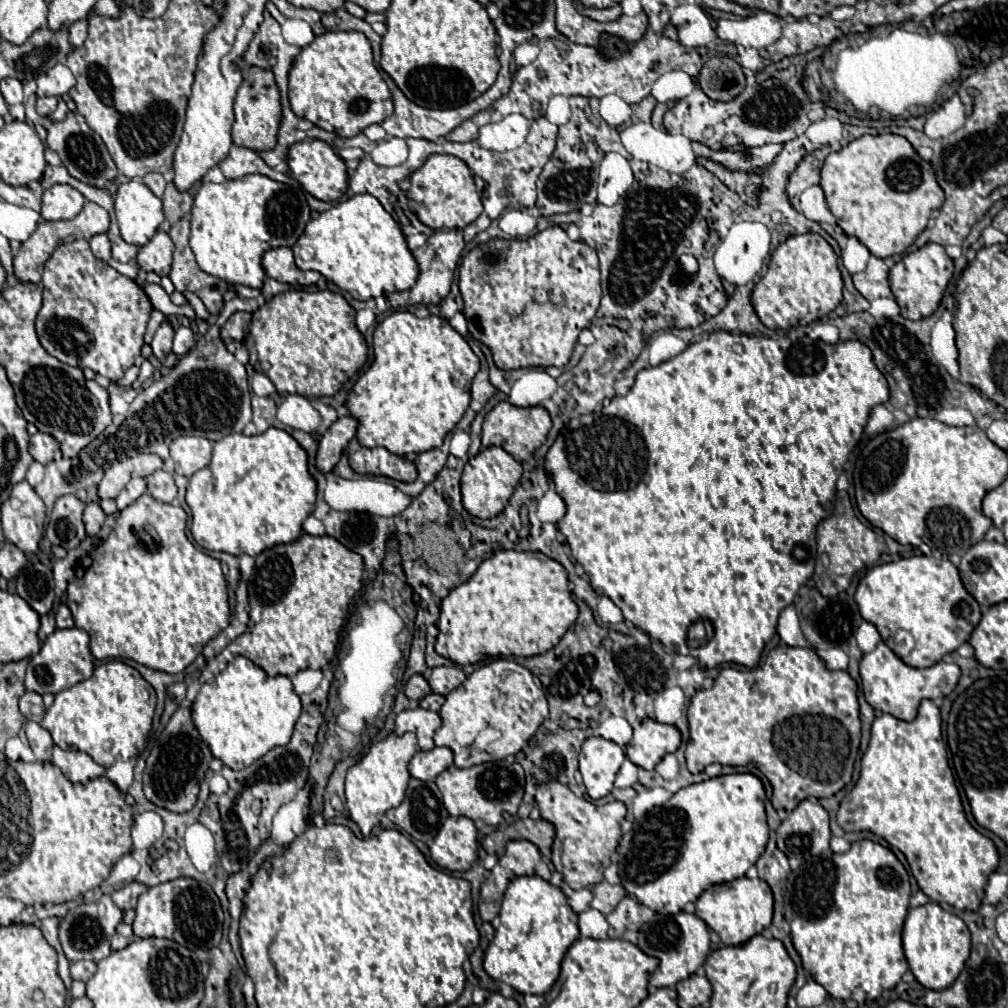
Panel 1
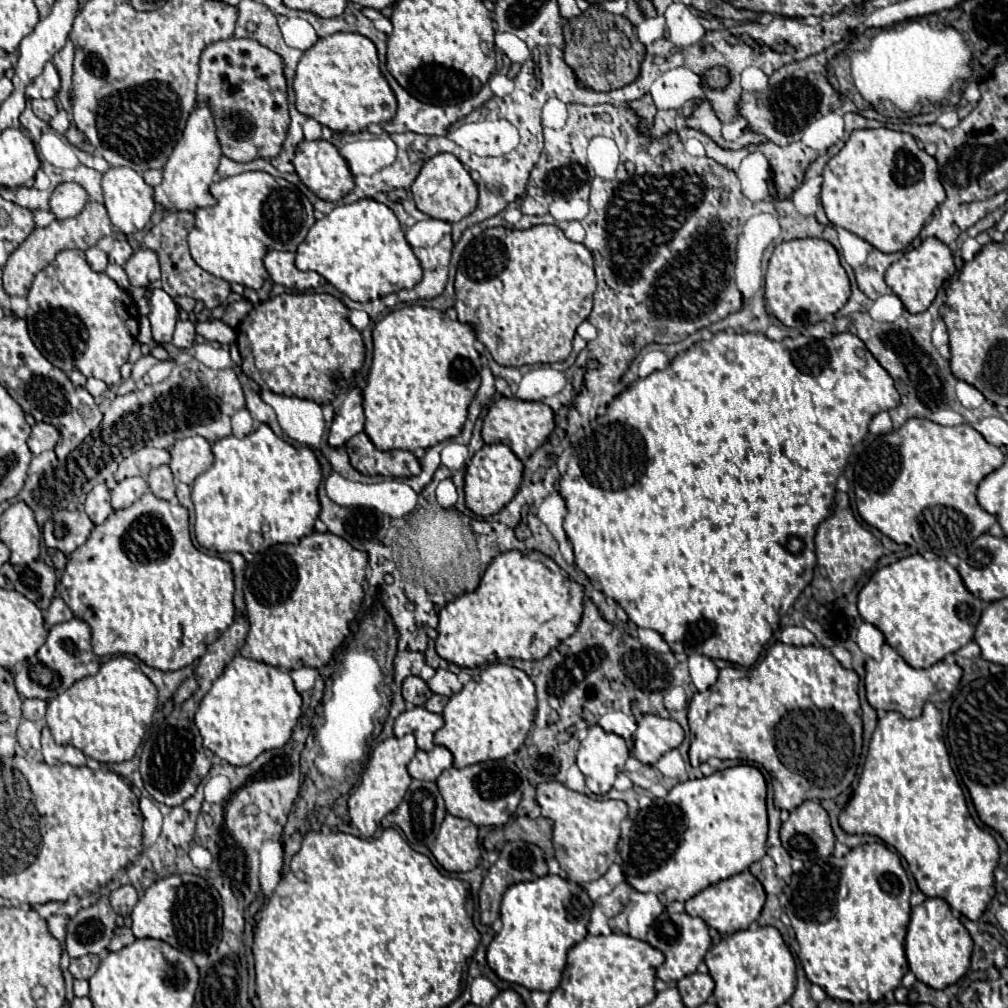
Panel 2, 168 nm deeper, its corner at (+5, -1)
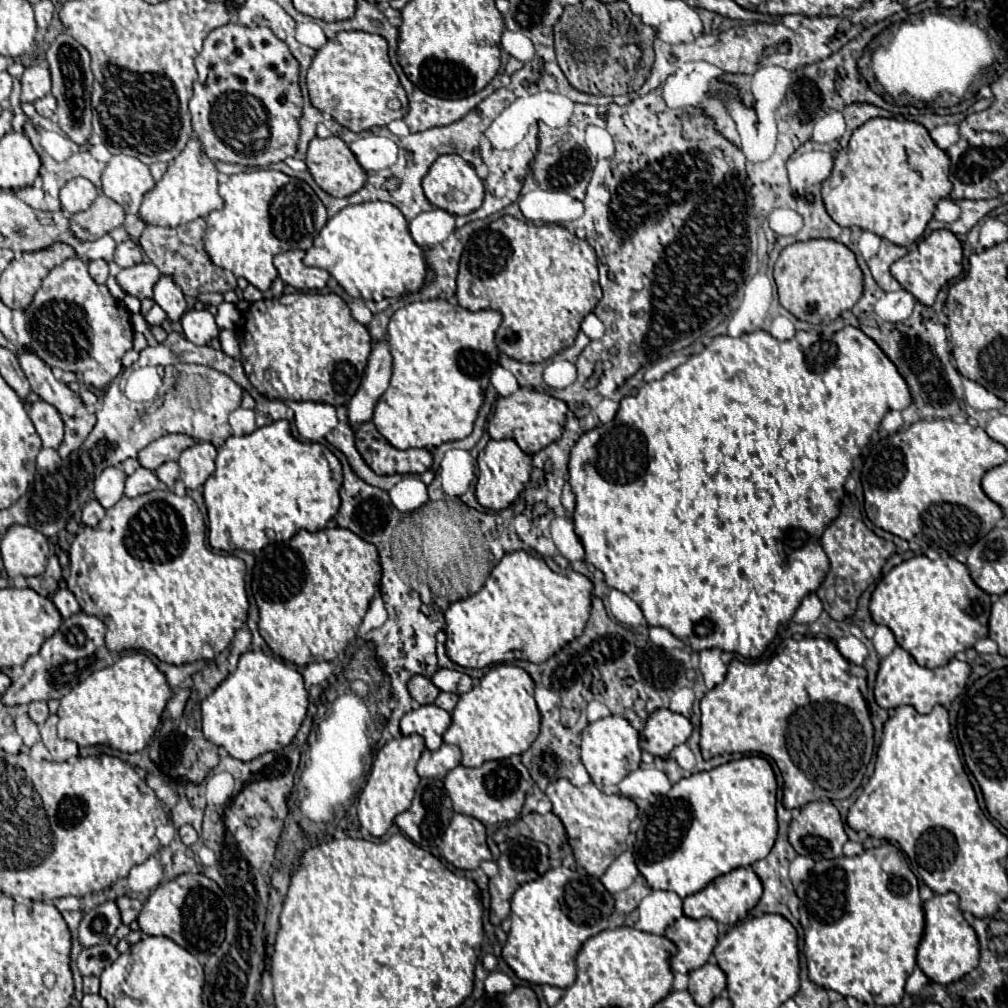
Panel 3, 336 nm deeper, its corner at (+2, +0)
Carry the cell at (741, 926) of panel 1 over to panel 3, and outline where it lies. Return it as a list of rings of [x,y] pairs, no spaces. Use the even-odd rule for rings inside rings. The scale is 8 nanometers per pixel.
[[[750,866],[736,868],[730,874],[718,876],[714,882],[710,882],[698,894],[686,896],[684,898],[684,914],[688,918],[708,916],[708,918],[712,918],[716,922],[722,922],[722,924],[736,924],[736,922],[744,920],[752,912],[752,908],[758,904],[760,898],[762,898],[762,882],[754,874],[754,870]]]

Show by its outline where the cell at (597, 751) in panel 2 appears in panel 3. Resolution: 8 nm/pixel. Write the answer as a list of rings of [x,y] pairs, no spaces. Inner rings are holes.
[[[606,716],[602,720],[588,724],[582,732],[582,746],[580,746],[582,764],[586,766],[592,782],[598,788],[618,784],[626,774],[636,770],[640,764],[640,752],[642,750],[638,730],[634,730],[630,722],[622,716]]]

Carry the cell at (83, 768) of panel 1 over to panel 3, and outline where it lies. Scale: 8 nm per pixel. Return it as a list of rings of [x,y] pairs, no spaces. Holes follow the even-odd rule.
[[[52,714],[52,716],[46,720],[46,724],[40,728],[44,746],[48,748],[48,752],[52,754],[52,758],[54,758],[56,762],[64,762],[64,760],[76,758],[76,756],[78,756],[78,744],[72,742],[72,740],[62,740],[62,738],[58,738],[58,734],[56,734],[56,724],[58,724],[58,716]]]

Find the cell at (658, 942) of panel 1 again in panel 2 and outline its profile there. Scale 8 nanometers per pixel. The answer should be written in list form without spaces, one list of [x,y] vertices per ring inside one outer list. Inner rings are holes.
[[[663,913],[657,923],[649,929],[645,941],[665,953],[665,963],[657,967],[657,977],[661,981],[679,981],[685,975],[695,973],[697,965],[703,961],[707,949],[711,947],[711,937],[705,921],[687,913]]]

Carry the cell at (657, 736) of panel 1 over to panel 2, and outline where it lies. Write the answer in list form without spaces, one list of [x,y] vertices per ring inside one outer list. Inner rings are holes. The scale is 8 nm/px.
[[[643,715],[633,733],[633,755],[647,765],[659,761],[659,757],[683,741],[683,729],[677,721],[659,715]]]

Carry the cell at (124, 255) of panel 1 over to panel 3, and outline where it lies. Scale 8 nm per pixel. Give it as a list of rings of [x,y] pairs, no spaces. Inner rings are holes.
[[[124,240],[116,252],[114,252],[114,262],[120,266],[120,268],[128,268],[128,266],[134,266],[142,260],[142,248],[134,242],[134,240]]]

